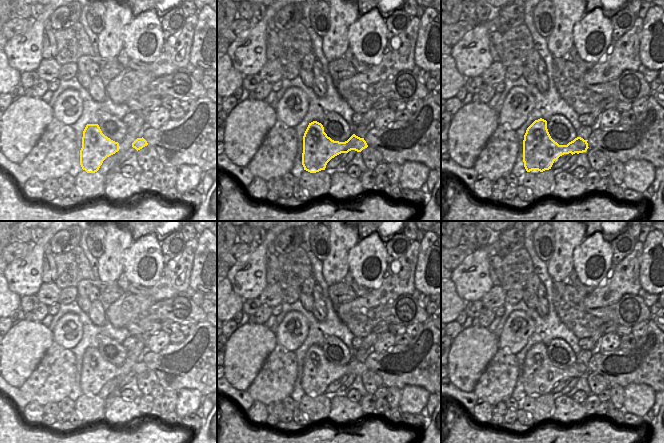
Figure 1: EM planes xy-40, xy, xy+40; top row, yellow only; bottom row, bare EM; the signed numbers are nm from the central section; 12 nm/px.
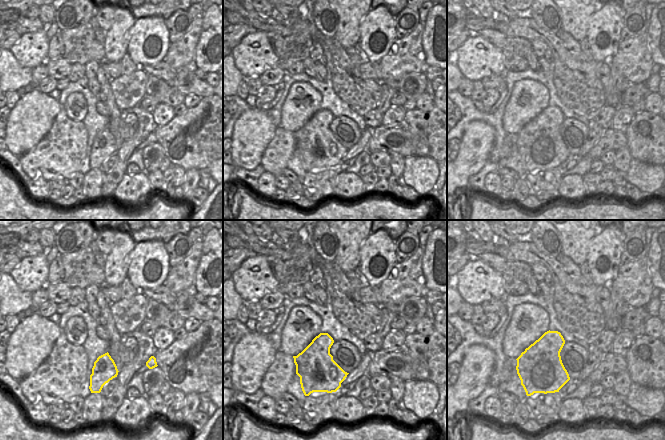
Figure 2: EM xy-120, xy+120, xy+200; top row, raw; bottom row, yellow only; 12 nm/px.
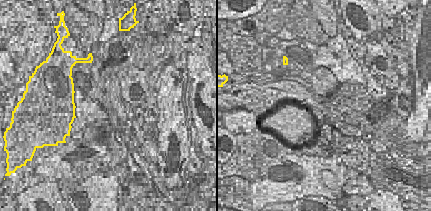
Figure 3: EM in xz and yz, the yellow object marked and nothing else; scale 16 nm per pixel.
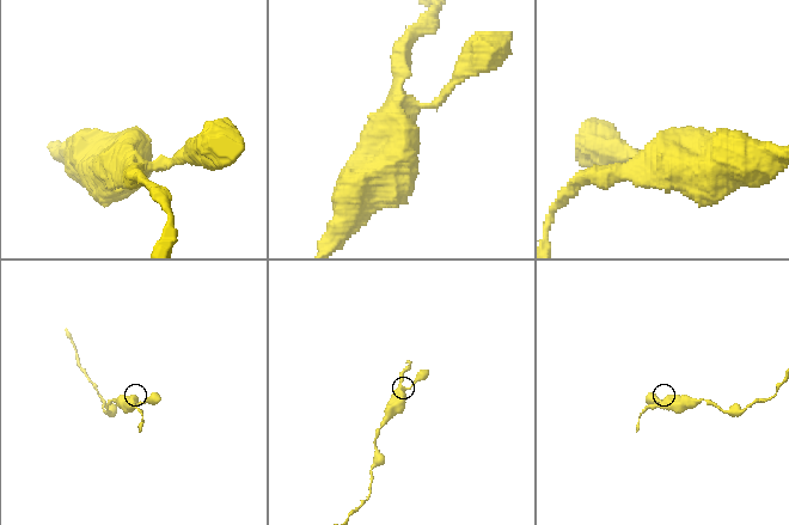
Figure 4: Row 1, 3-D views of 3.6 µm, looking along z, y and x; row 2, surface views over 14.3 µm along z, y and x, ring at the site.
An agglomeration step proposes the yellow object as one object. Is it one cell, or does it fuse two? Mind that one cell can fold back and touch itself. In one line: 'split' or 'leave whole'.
leave whole

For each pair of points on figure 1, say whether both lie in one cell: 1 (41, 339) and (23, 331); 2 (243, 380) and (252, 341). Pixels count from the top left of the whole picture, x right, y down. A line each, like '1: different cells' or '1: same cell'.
1: same cell
2: same cell

